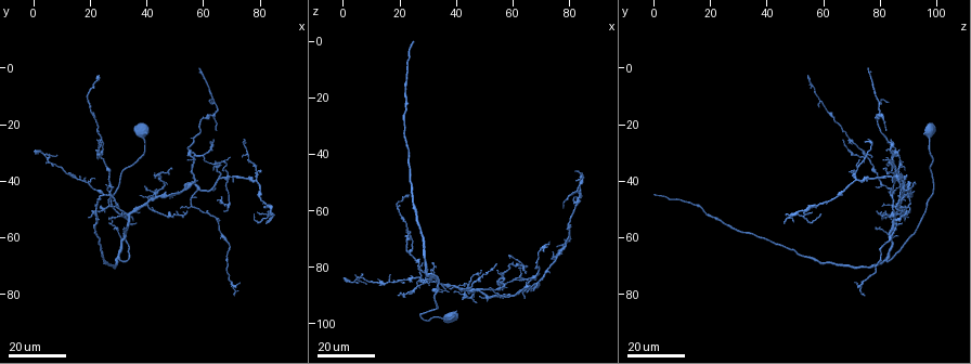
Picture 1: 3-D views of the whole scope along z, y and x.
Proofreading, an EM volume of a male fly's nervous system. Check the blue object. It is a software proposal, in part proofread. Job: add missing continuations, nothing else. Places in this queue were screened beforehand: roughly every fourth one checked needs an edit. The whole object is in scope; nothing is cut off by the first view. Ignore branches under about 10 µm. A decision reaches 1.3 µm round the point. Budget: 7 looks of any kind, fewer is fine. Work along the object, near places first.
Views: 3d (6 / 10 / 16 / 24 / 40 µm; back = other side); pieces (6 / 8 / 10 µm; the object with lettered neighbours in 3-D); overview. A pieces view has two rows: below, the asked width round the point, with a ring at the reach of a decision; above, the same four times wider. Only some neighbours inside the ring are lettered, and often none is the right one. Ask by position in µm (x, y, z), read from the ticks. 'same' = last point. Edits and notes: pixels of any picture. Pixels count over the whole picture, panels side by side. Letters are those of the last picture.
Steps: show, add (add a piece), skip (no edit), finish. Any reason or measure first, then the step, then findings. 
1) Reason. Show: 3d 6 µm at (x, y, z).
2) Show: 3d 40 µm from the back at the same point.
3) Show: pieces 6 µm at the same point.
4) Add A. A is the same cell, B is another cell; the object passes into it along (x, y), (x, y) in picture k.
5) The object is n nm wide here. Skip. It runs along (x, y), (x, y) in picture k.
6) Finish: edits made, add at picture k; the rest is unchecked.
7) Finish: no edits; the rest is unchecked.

Free end. Show: 3d 16 µm at (25, 44, 1).

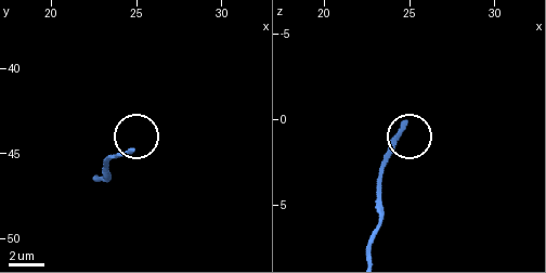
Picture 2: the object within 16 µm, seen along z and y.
See the neighbours. Show: pieces 8 µm at (24.8, 44.8, 0.3).

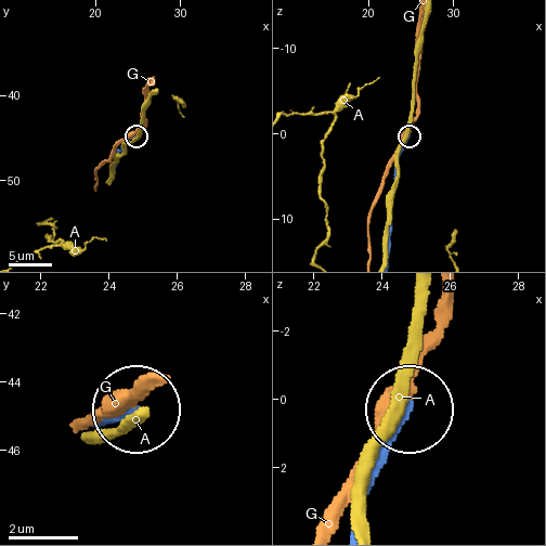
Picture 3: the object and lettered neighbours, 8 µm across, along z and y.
Skip. A and G are other cells; none of them fits.

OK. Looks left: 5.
Branch stops here. Show: 3d 24 µm at (59, 0, 75).

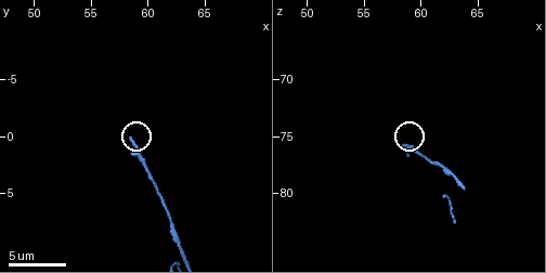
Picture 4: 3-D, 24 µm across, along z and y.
Show: pieces 6 µm at (58.4, 0.4, 75.8).

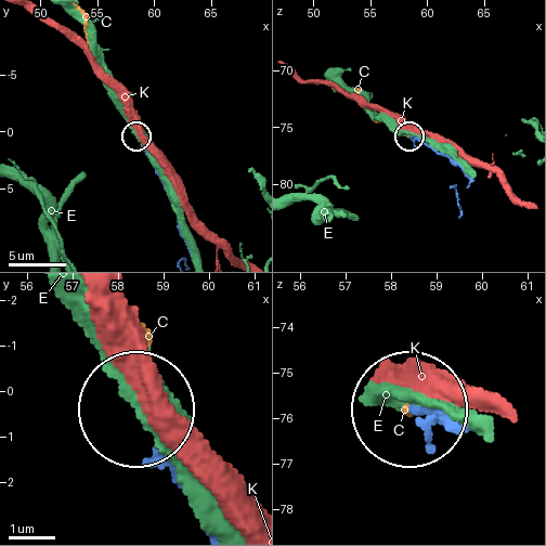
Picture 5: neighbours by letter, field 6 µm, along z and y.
Add C. C is the same cell, E and K are other cells; it goes on there.

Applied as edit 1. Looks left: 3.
Free end. Show: 3d 24 µm at (64, 25, 84).

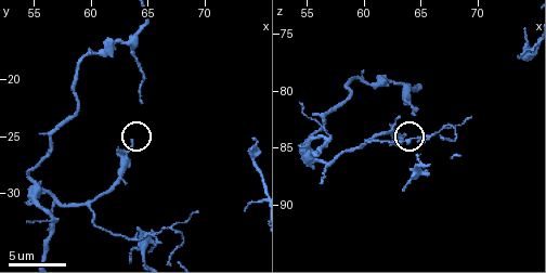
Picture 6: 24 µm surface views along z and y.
Show: 3d 6 µm at (63.4, 25.4, 84.0).

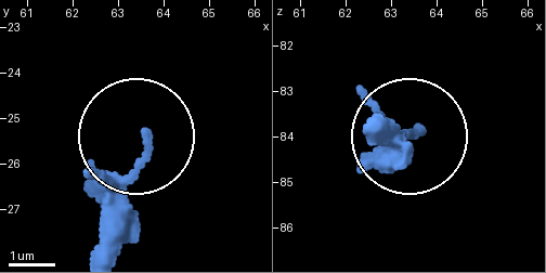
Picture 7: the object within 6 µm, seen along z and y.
Show: pieces 10 µm at (63.60, 25.50, 83.85).

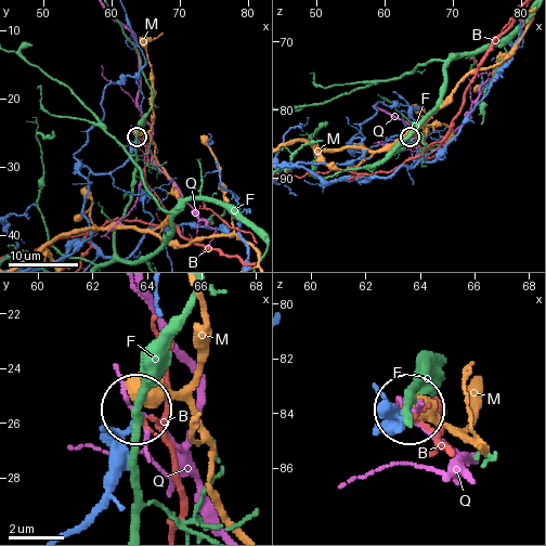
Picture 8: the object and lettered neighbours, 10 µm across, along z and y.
Skip. B, F, M and Q are other cells; no lettered piece goes on from it.

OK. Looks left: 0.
Finish: edits made, add at picture 5; the rest is unchecked.

